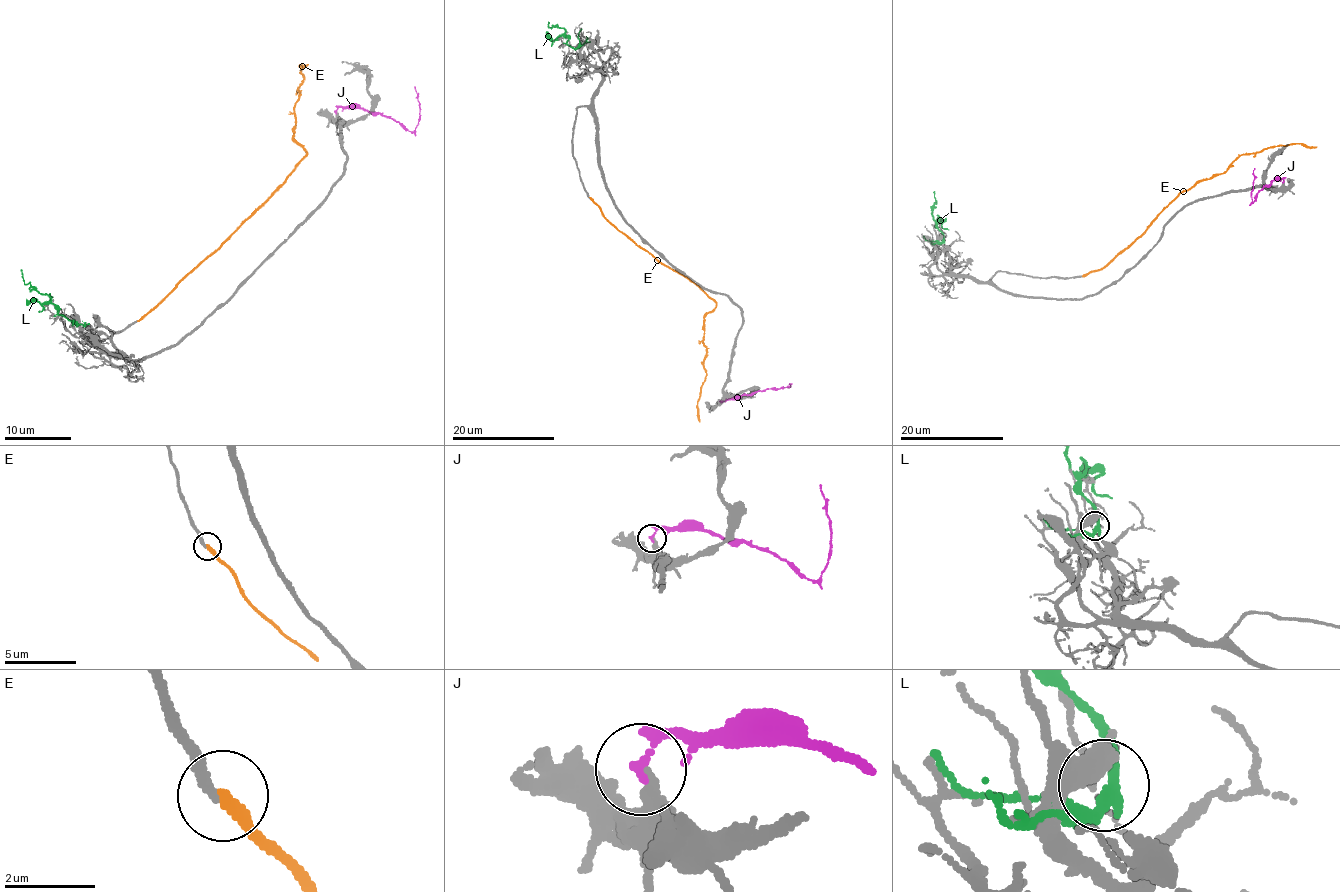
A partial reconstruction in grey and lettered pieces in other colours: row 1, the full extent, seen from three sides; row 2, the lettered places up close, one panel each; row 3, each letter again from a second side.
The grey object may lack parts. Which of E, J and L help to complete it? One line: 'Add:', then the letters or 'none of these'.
Add: E

